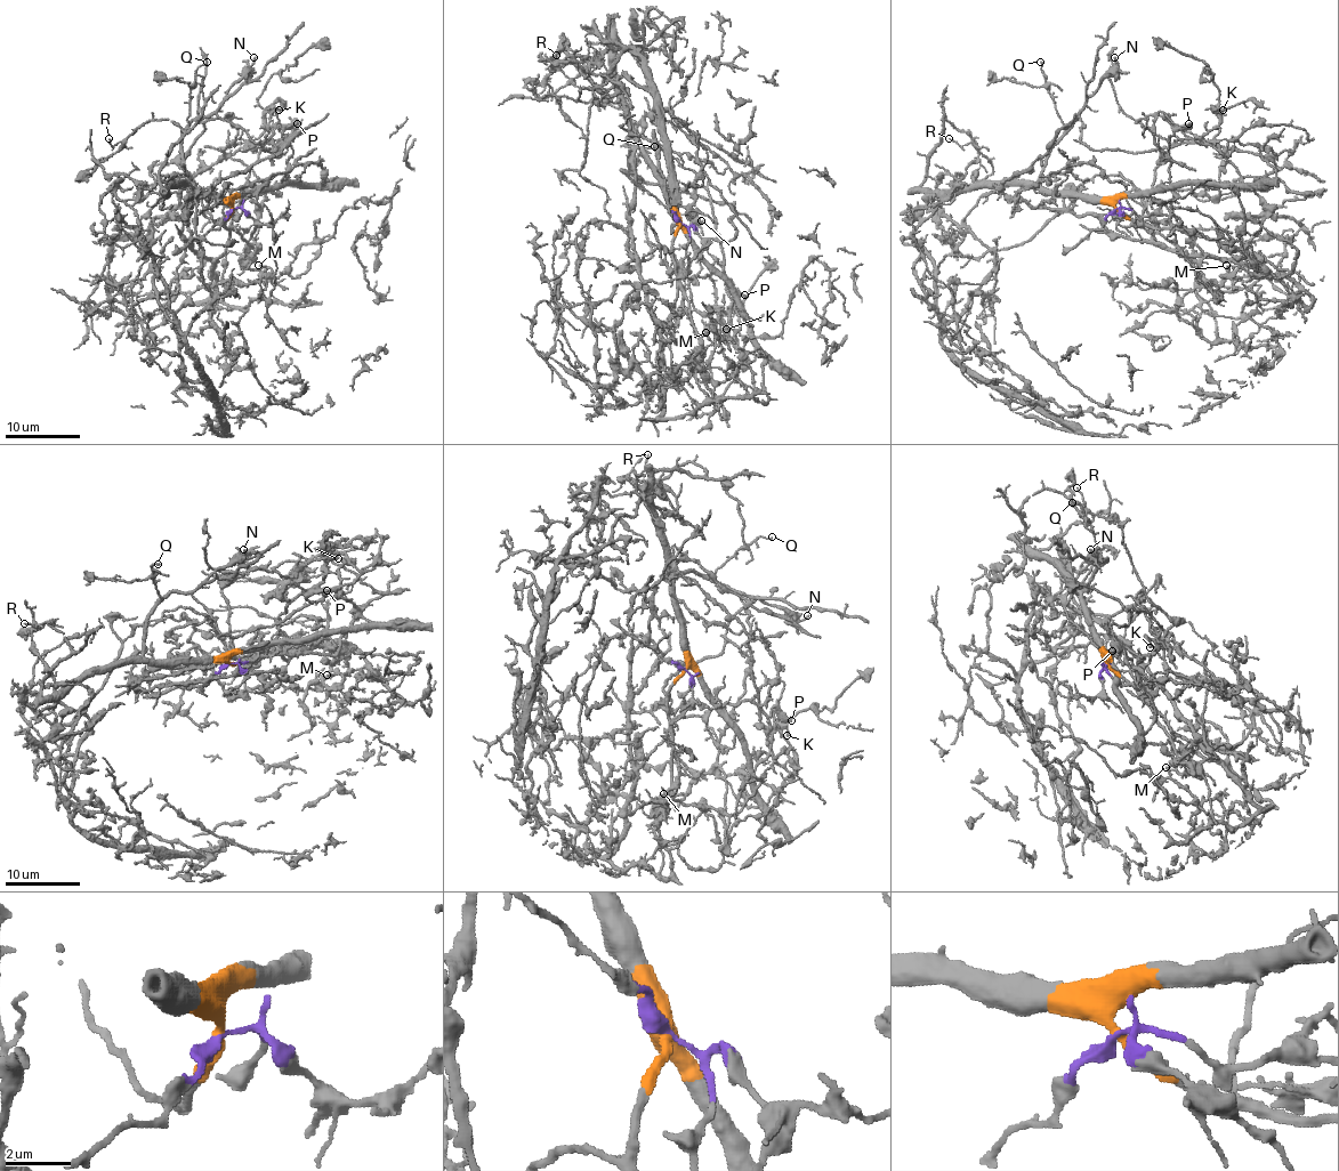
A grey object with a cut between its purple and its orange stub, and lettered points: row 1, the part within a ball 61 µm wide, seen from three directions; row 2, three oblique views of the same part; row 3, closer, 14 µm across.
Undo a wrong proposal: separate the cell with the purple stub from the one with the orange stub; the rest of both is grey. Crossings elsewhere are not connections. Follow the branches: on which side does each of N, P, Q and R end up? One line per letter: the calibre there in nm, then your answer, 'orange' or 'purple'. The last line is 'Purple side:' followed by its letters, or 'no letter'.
N: 160 nm | orange
P: 300 nm | orange
Q: 130 nm | orange
R: 120 nm | orange
Purple side: no letter

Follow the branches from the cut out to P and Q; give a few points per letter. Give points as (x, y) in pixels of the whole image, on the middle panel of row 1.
P: (679, 223), (668, 188), (638, 145), (628, 169), (644, 183), (708, 192), (725, 281), (745, 296)
Q: (679, 223), (668, 188), (636, 145), (628, 156), (632, 171), (638, 154), (645, 147), (654, 147)

